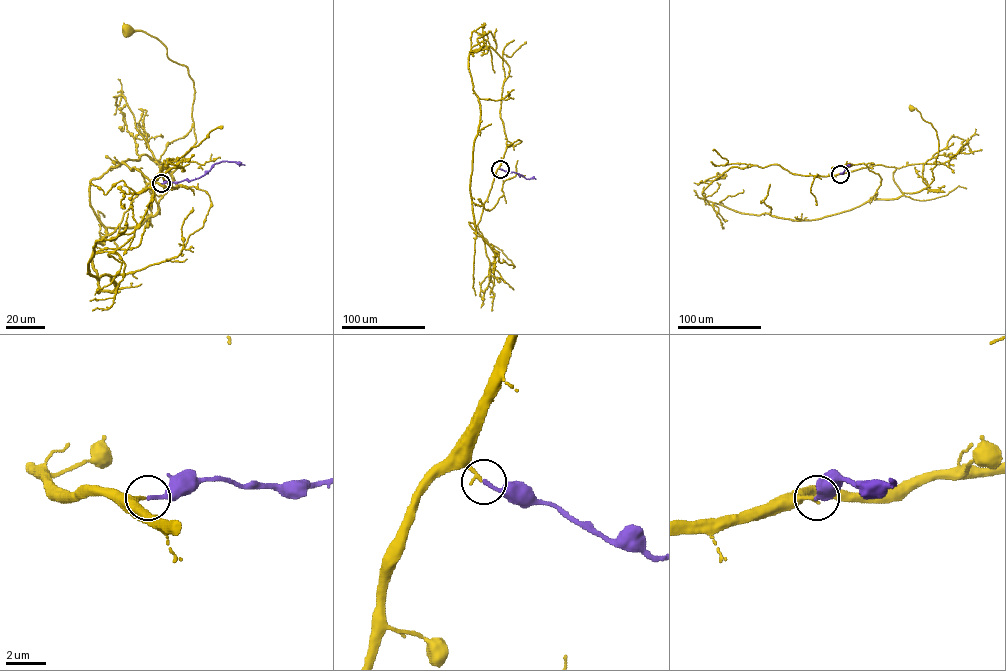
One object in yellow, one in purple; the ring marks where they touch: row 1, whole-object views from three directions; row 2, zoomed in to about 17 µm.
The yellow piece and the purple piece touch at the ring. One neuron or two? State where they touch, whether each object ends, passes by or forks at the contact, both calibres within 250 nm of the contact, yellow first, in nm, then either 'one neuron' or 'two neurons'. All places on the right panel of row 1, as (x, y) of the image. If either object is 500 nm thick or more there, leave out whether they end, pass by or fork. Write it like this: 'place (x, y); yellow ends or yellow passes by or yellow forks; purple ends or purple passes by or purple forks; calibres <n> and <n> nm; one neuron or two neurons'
place (840, 174); yellow ends; purple ends; calibres 170 and 200 nm; one neuron

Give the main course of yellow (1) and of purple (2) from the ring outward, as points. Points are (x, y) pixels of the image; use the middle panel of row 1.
1: (500, 169), (480, 221), (477, 225), (469, 224), (500, 263), (514, 267), (502, 250), (484, 240)
2: (500, 169), (526, 179), (535, 179)

